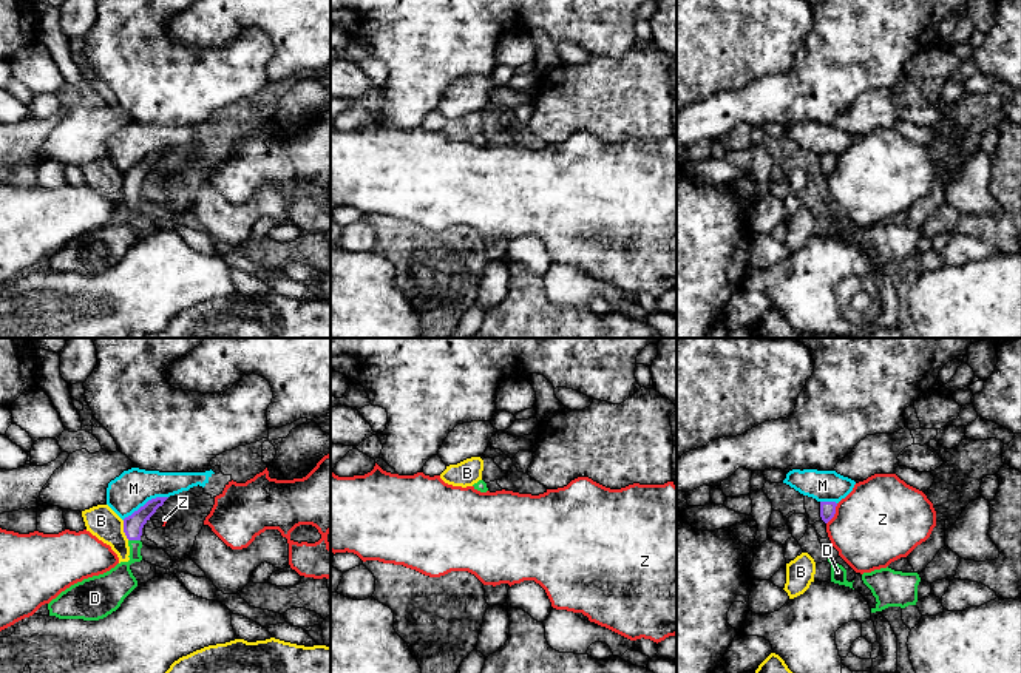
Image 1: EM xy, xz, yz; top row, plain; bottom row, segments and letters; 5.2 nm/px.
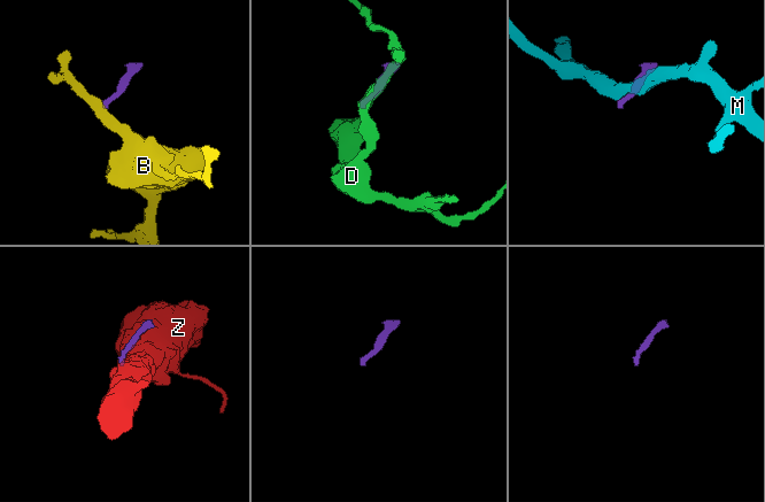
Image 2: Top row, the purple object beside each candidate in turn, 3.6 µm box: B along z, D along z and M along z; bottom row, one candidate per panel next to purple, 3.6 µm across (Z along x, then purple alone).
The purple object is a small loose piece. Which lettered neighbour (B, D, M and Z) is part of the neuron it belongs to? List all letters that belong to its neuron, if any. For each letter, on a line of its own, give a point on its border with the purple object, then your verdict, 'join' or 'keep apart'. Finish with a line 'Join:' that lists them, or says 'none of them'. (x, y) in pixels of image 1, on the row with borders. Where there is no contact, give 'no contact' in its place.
B: contact xy (124, 530); keep apart
D: contact xy (135, 539); join
M: contact xy (145, 503); keep apart
Z: contact yz (834, 513); keep apart
Join: D

